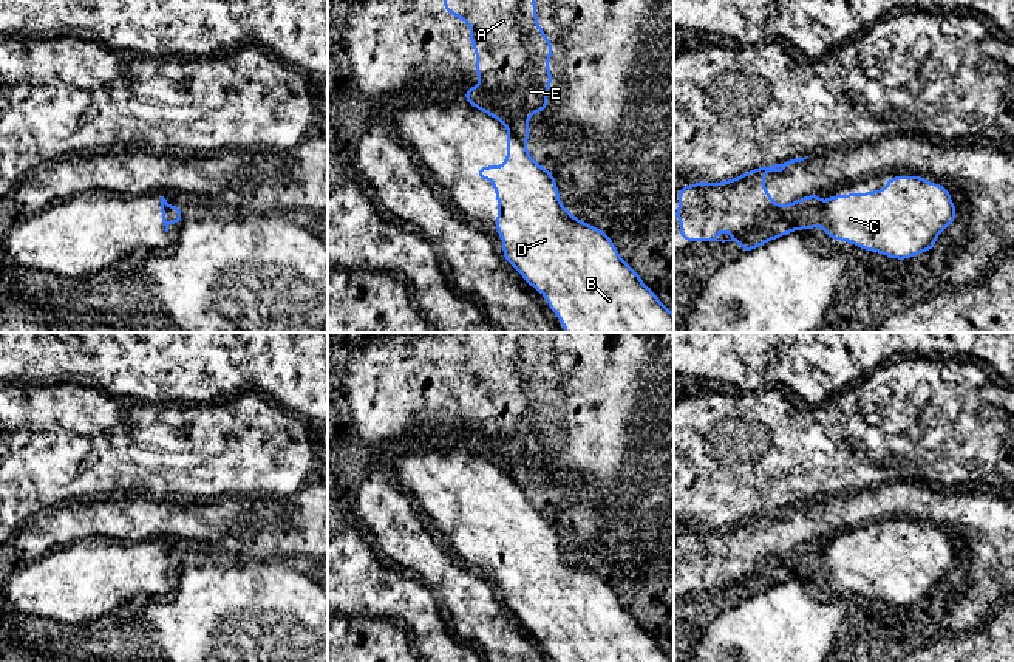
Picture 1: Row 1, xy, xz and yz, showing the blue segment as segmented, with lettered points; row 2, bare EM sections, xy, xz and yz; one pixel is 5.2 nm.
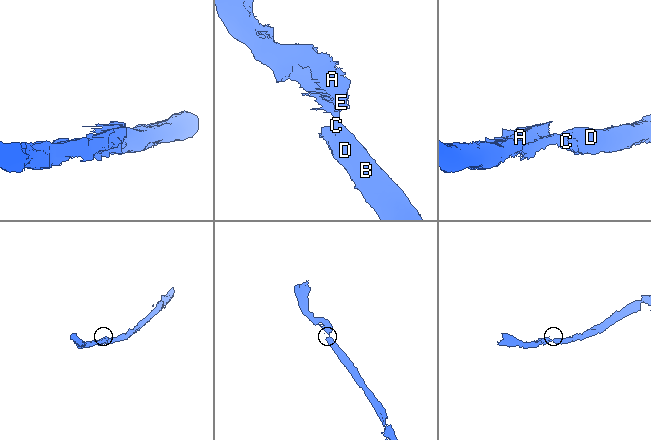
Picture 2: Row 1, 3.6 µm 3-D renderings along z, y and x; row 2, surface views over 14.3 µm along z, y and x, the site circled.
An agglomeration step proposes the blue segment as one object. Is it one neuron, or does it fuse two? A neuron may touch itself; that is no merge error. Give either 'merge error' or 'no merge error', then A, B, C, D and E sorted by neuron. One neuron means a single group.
merge error; A E / B C D

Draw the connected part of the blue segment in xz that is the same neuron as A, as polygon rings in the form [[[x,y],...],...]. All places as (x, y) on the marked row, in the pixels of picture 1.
[[[442,0],[447,14],[470,23],[470,46],[476,49],[475,73],[481,84],[468,88],[462,99],[475,108],[501,121],[524,145],[529,142],[529,114],[547,111],[547,93],[550,90],[553,71],[547,68],[547,60],[553,59],[553,43],[538,25],[535,11],[536,0]]]

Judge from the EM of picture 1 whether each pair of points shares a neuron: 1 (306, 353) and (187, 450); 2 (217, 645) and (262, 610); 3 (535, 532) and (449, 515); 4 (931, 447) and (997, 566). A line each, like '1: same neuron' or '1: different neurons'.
1: different neurons
2: same neuron
3: same neuron
4: different neurons

